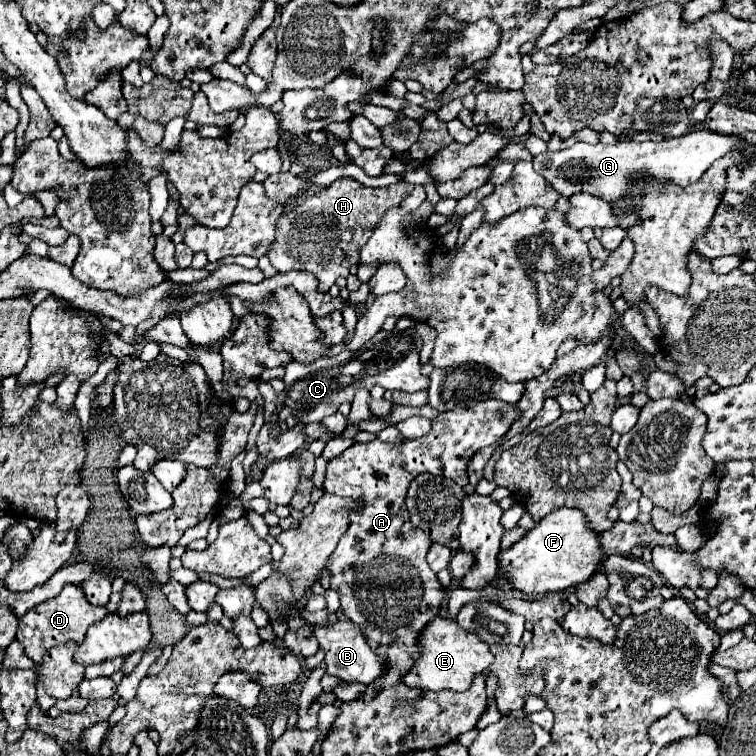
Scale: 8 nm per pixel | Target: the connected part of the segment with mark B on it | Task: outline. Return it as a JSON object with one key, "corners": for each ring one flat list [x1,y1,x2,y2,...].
{"corners":[[339,619,329,627,315,627,313,631,319,641,319,647,325,651,325,663,327,663,329,675,335,675,343,681,359,681,359,683,369,685,383,673,383,663,371,651,365,637,361,635,361,629,357,629,357,625,353,625,353,621]]}

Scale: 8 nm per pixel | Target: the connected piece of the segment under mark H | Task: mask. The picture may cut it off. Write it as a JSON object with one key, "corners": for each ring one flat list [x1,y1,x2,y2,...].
{"corners":[[343,177,337,179,327,187,325,191,307,197,307,201,303,205,299,205,295,211,291,211,289,215,283,215,277,221,277,235,273,241,273,249,267,253,271,265,279,271,279,273,289,273,289,271,307,271,313,273,319,281,319,291,327,293,329,287,337,281,337,277,347,277,351,265,357,265,357,249,369,239,369,233,373,231,373,225,377,225,377,221,393,207,399,205,407,195,409,189,413,189,411,185,405,183,395,183,389,187,369,188,351,177]]}

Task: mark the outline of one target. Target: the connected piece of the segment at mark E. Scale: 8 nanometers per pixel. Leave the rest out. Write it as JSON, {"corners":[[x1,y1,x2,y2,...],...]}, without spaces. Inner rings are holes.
{"corners":[[441,615,433,617,423,627,417,639,417,647,419,647,419,657,413,661,413,667,401,677,401,681,407,687,431,689,431,691,441,691,441,689,465,691,471,685,473,677,477,673,487,671,487,667,493,663,493,655,485,641,481,641,475,633,461,629,457,621,445,619]]}

